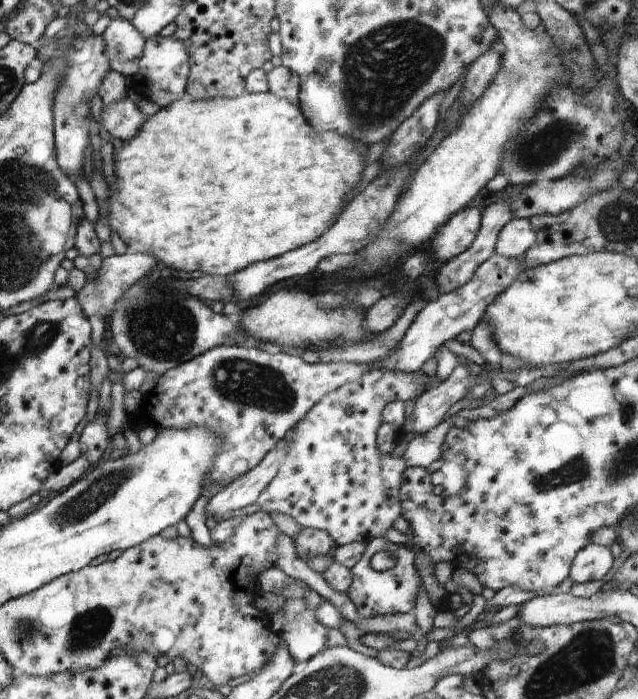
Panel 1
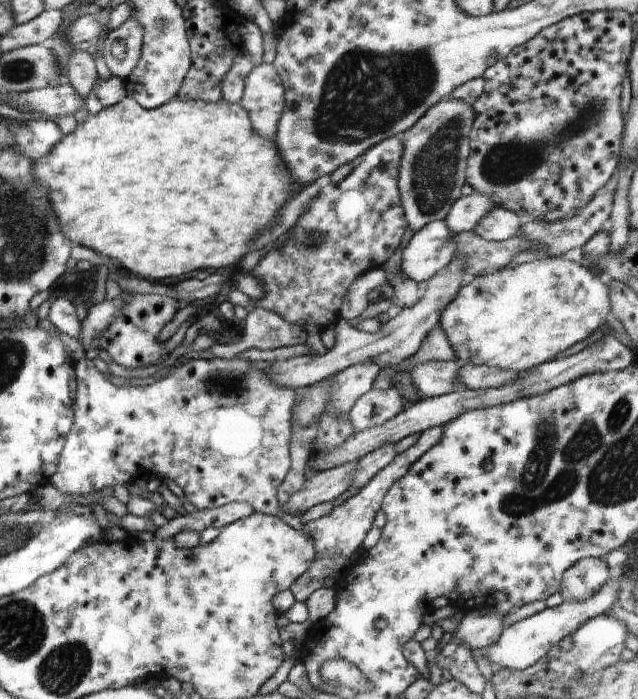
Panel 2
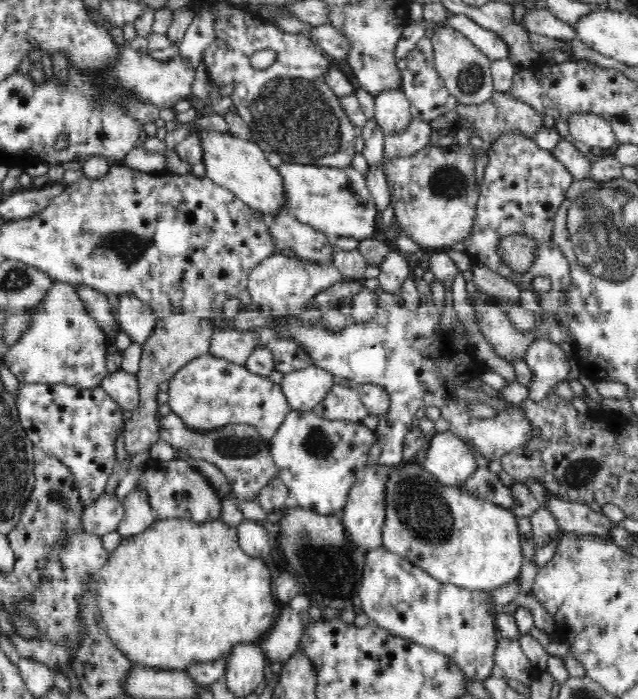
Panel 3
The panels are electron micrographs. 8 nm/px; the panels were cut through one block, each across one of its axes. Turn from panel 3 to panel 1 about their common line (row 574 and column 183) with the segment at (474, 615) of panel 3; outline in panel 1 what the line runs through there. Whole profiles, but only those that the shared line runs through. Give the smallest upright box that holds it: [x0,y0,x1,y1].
[140,254,527,487]

